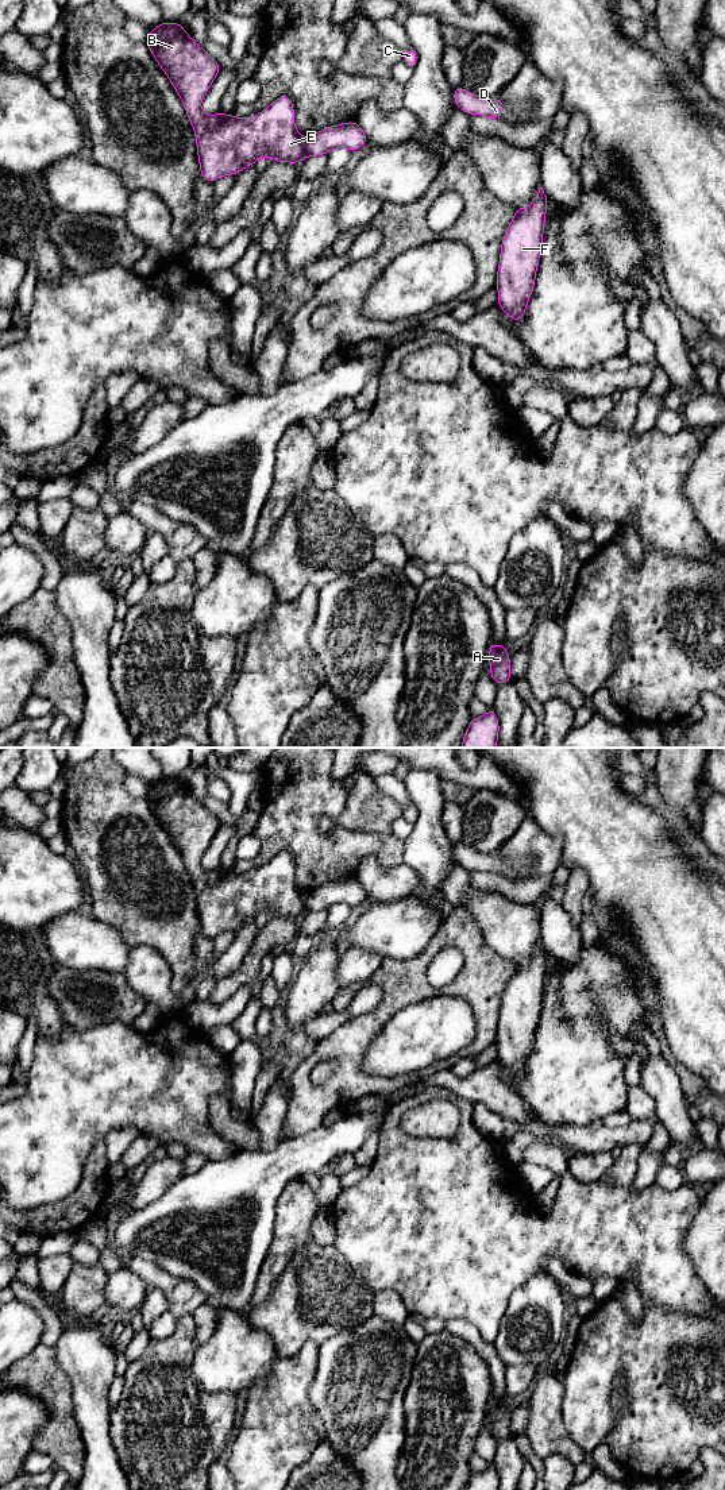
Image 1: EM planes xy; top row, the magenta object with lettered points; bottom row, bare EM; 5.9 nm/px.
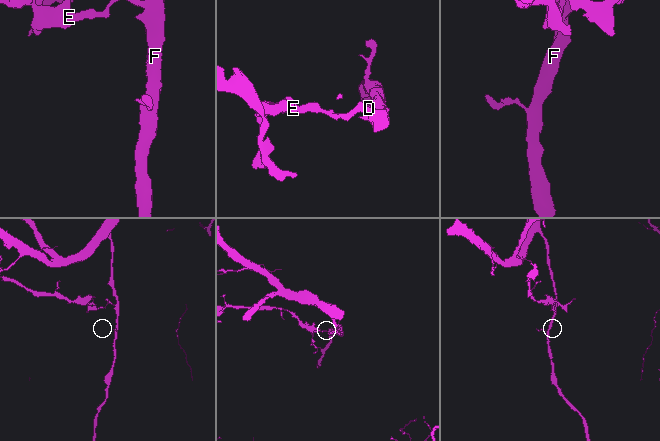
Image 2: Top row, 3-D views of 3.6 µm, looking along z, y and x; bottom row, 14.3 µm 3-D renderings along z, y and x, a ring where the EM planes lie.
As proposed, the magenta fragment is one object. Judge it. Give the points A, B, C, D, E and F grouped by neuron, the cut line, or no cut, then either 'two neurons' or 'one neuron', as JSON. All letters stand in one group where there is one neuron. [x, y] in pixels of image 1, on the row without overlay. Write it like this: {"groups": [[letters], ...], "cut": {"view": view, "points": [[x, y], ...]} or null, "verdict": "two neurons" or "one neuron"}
{"groups": [["A", "C", "D", "F"], ["B", "E"]], "cut": {"view": "xy", "points": [[303, 895], [305, 913]]}, "verdict": "two neurons"}

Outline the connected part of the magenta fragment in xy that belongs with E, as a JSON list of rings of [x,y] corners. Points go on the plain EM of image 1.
[[[162,777],[151,784],[146,800],[184,860],[196,891],[197,914],[204,937],[213,939],[221,931],[235,931],[244,923],[255,920],[265,911],[269,911],[273,918],[296,920],[305,914],[304,893],[294,880],[294,862],[290,852],[275,854],[252,873],[238,875],[232,869],[223,868],[205,871],[200,860],[221,827],[219,818],[198,802],[178,777]]]

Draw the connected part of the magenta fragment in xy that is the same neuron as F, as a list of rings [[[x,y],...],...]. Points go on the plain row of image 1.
[[[540,942],[539,949],[533,953],[529,962],[514,964],[514,973],[502,993],[497,1024],[497,1061],[516,1078],[522,1077],[535,1042],[537,1019],[541,1012],[545,970],[547,951]]]

